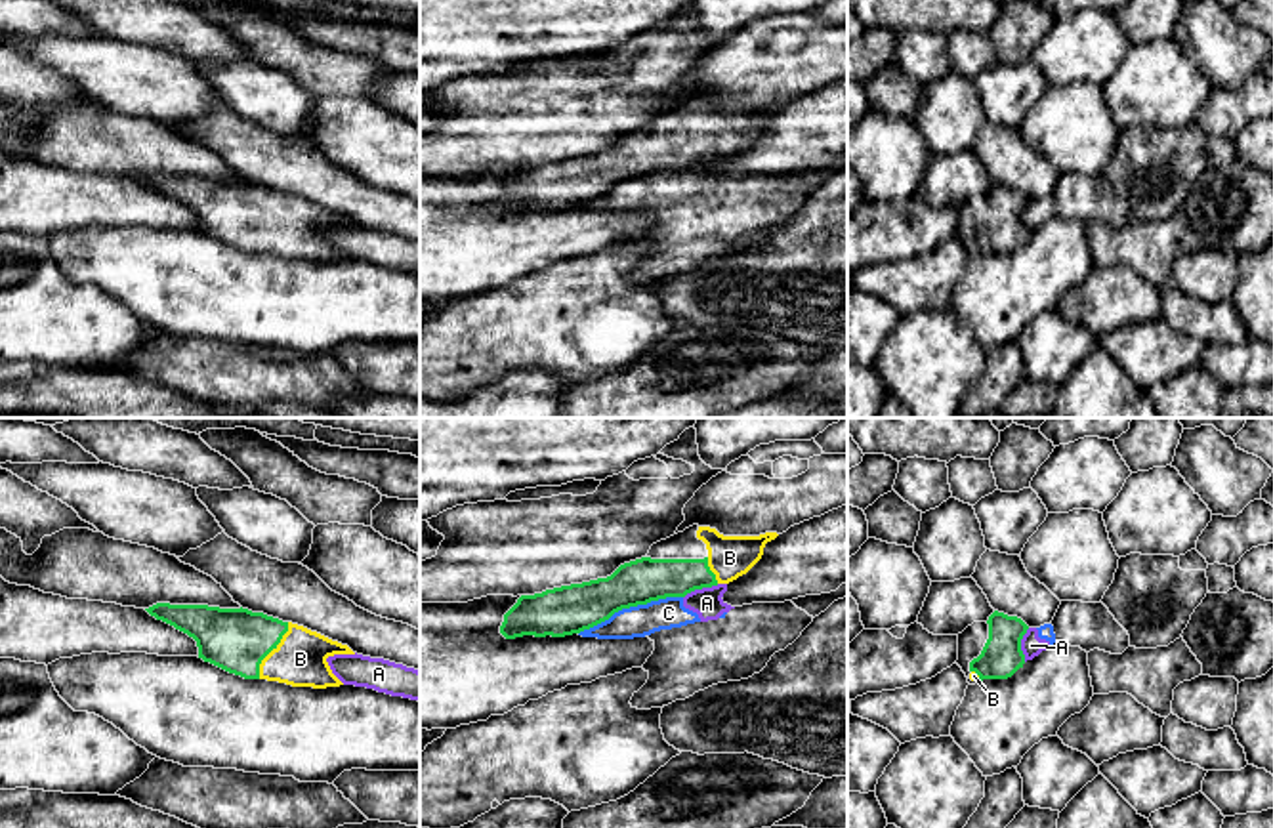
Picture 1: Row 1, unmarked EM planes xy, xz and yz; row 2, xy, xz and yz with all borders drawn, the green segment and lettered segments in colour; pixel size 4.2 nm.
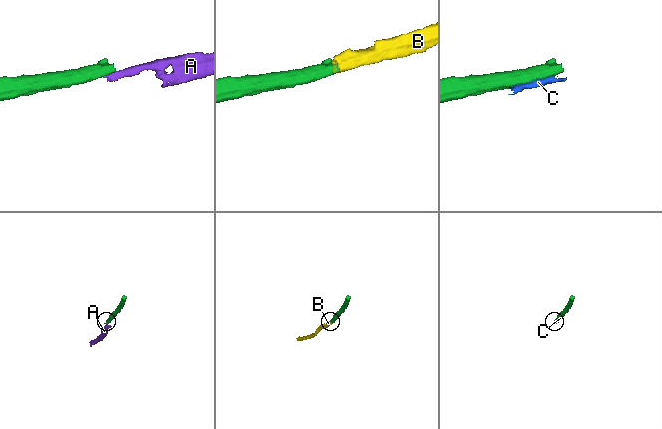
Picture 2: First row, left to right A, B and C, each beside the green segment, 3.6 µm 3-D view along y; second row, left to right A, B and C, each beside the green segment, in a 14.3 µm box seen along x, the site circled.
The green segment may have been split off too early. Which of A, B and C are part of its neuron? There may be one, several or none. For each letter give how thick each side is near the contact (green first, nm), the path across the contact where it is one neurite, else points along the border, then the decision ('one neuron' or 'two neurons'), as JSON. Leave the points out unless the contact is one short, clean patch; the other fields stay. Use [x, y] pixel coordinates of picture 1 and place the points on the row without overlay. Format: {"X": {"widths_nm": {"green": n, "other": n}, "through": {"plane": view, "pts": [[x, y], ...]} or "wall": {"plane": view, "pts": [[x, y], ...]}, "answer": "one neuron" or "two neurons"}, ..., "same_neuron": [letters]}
{"A": {"widths_nm": {"green": 190, "other": 120}, "wall": {"plane": "xz", "pts": [[718, 157], [695, 161], [684, 170]]}, "answer": "two neurons"}, "B": {"widths_nm": {"green": 280, "other": 220}, "through": {"plane": "xy", "pts": [[235, 212], [271, 222], [300, 231]]}, "answer": "one neuron"}, "C": {"widths_nm": {"green": 200, "other": 130}, "answer": "two neurons"}, "same_neuron": ["B"]}

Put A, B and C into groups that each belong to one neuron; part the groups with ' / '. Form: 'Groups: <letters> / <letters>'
Groups: A C / B

